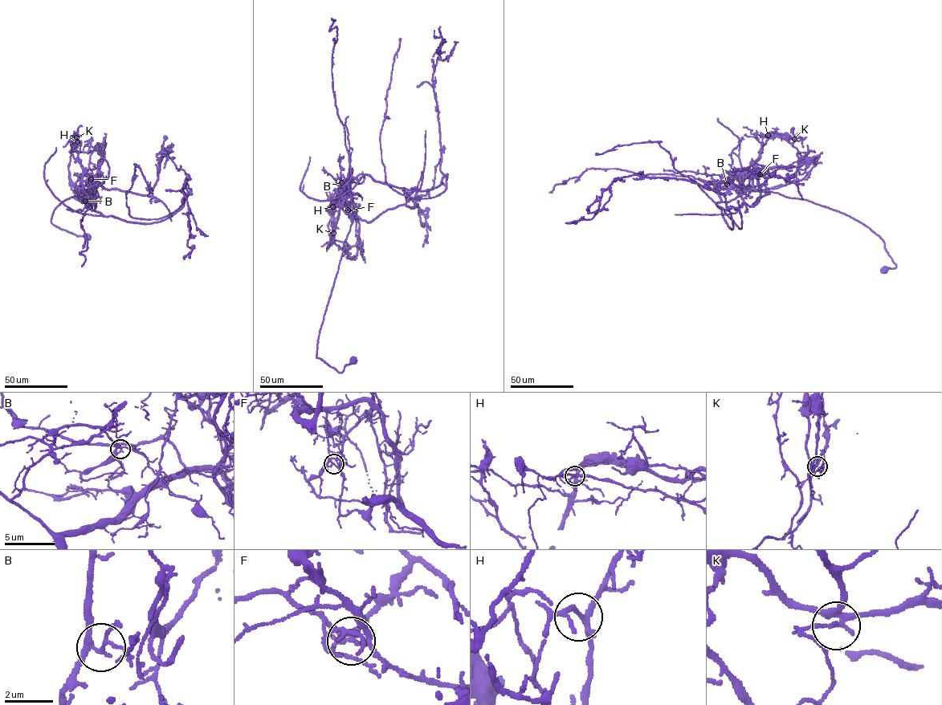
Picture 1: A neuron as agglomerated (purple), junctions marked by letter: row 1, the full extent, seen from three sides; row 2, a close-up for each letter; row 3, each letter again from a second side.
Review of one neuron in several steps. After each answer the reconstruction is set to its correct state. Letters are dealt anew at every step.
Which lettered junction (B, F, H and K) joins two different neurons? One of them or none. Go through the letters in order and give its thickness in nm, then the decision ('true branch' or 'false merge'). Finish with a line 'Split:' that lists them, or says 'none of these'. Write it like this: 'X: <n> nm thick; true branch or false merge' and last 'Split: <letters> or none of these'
B: 200 nm thick; true branch
F: 180 nm thick; false merge
H: 200 nm thick; true branch
K: 190 nm thick; true branch
Split: F

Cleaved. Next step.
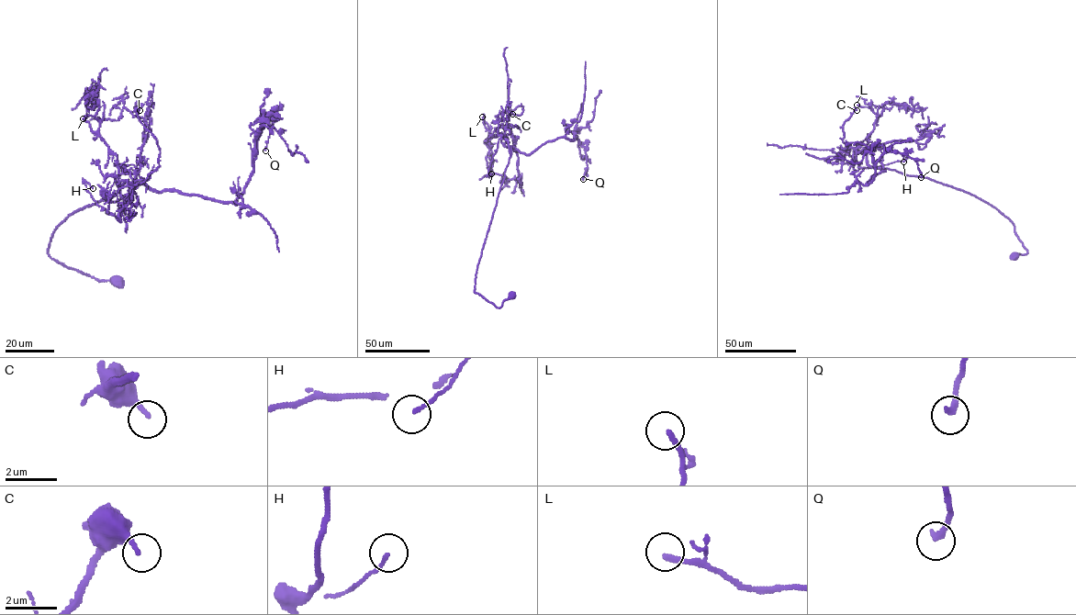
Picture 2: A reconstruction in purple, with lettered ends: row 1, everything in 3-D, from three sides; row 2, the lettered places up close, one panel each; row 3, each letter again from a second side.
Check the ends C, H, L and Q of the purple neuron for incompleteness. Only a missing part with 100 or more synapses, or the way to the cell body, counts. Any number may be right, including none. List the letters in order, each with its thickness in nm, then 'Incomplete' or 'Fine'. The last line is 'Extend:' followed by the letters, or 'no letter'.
C: Thickness 180 nm. Fine
H: Thickness 120 nm. Fine
L: Thickness 200 nm. Fine
Q: Thickness 240 nm. Fine
Extend: no letter

